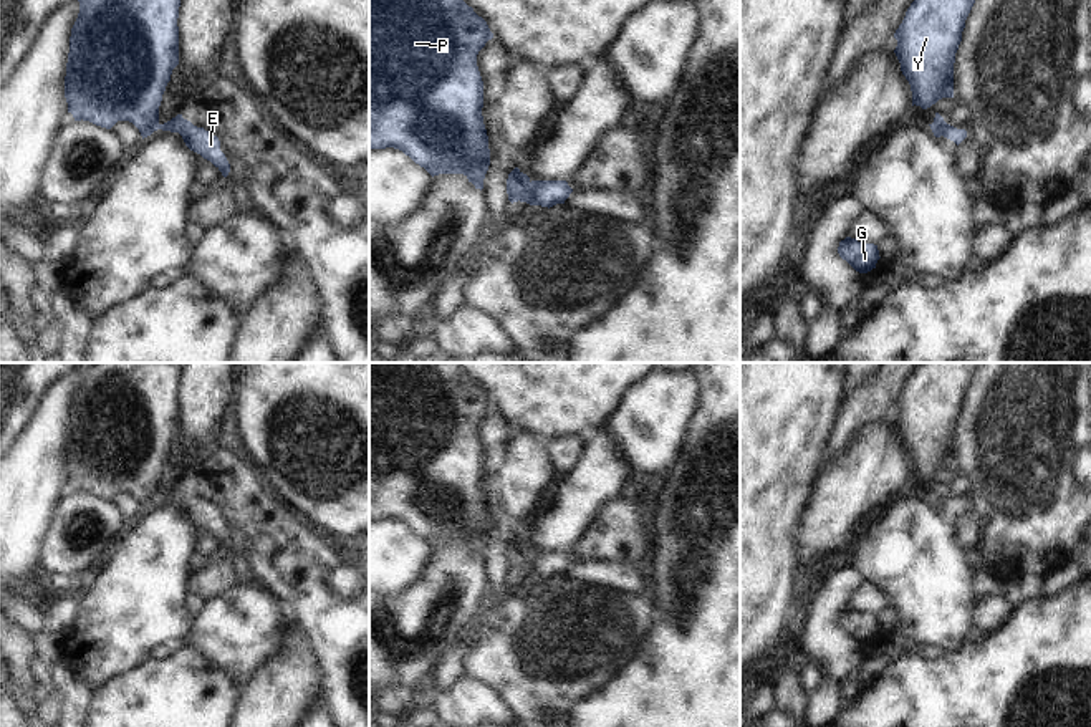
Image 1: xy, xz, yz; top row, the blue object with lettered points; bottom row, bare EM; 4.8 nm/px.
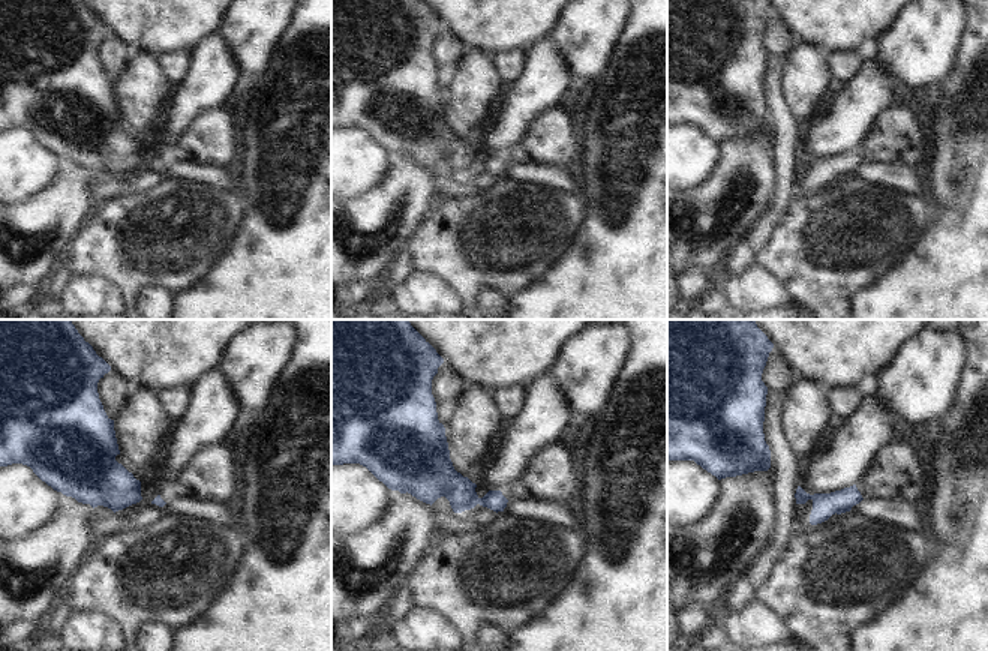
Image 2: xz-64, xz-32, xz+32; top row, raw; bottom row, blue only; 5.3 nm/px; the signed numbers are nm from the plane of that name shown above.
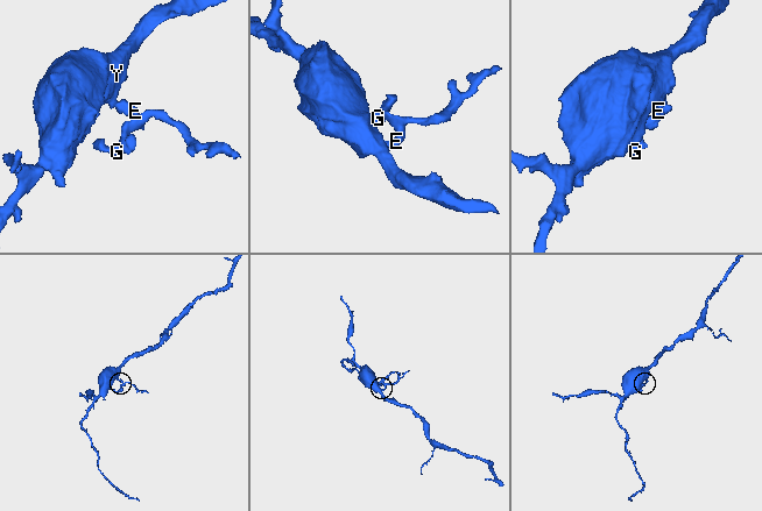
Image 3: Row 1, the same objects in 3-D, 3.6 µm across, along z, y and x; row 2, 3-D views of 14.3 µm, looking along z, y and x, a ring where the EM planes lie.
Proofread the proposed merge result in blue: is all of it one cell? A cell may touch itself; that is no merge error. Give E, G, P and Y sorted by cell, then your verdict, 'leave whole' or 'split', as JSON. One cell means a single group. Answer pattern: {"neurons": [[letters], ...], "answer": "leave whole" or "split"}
{"neurons": [["E", "G"], ["P", "Y"]], "answer": "split"}

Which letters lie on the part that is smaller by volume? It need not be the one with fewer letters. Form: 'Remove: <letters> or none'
Remove: E, G

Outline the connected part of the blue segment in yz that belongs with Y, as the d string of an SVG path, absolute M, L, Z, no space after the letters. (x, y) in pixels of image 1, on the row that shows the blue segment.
M914 0L894 33L901 71L911 84L912 106L930 108L942 98L954 98L954 63L965 20L975 0Z

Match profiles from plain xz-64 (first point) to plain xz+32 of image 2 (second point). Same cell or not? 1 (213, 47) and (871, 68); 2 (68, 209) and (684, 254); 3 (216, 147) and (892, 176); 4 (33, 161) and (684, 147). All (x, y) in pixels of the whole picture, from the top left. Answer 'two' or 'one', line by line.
1: one
2: one
3: two
4: one

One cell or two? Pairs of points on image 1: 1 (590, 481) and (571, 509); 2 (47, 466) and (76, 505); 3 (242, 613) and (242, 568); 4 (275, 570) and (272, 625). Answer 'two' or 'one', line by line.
1: one
2: two
3: two
4: two

